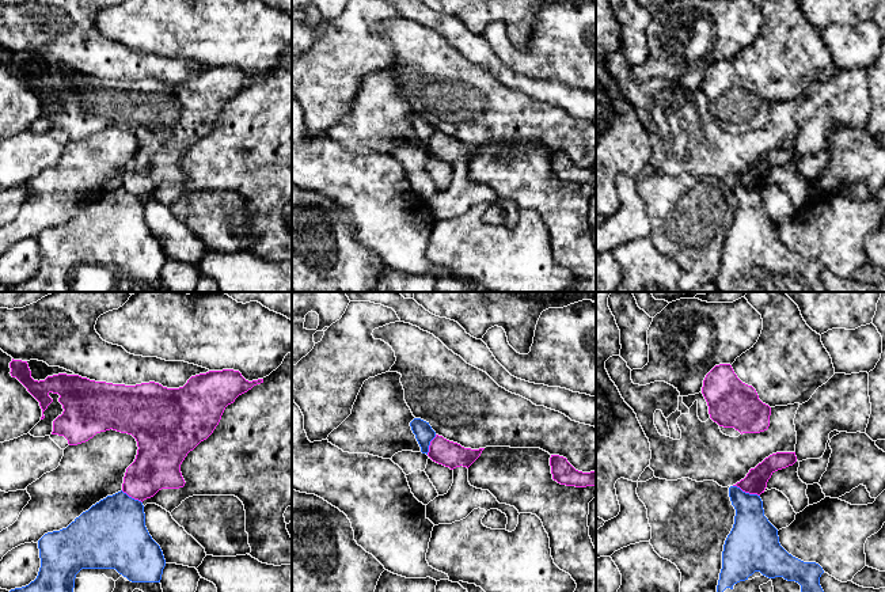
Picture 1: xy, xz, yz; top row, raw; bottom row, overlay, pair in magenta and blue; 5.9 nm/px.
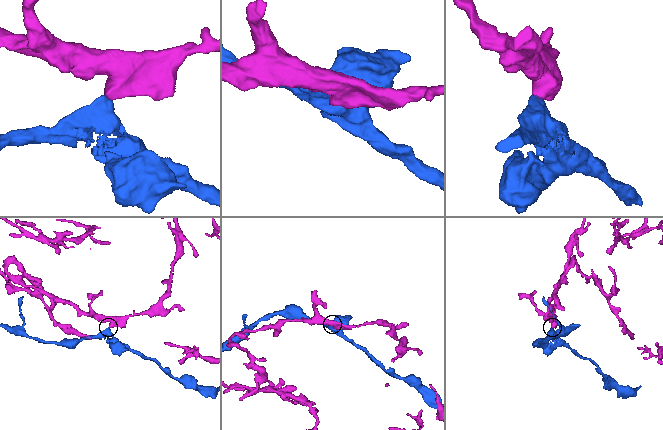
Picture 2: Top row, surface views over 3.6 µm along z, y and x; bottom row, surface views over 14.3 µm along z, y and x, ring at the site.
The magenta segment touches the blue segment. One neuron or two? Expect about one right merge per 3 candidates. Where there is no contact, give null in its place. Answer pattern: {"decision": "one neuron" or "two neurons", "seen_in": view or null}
{"decision": "two neurons", "seen_in": "yz"}

